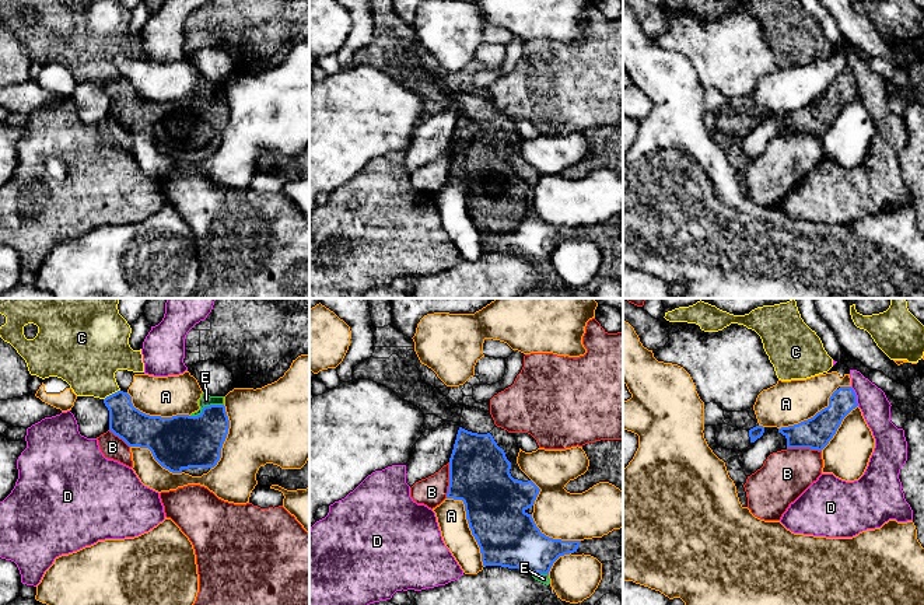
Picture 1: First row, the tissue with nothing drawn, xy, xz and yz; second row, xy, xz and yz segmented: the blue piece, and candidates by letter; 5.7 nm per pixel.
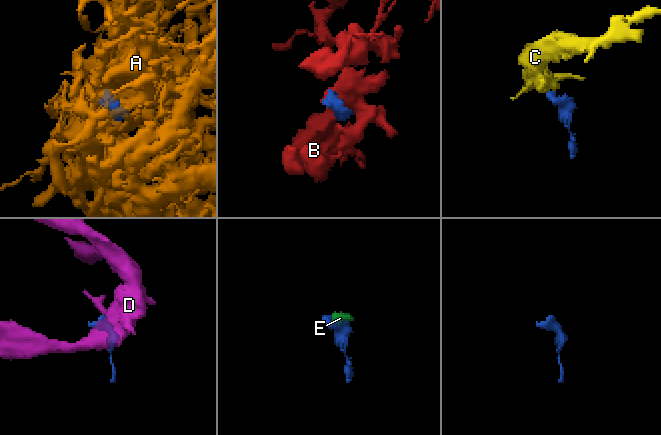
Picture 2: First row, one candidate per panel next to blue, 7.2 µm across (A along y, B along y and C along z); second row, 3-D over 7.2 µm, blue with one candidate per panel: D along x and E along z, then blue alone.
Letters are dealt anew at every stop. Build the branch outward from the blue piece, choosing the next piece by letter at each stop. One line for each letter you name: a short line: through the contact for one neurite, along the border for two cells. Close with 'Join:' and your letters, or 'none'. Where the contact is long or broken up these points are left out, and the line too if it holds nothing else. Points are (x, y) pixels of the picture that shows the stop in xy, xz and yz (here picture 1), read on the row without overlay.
Join: E

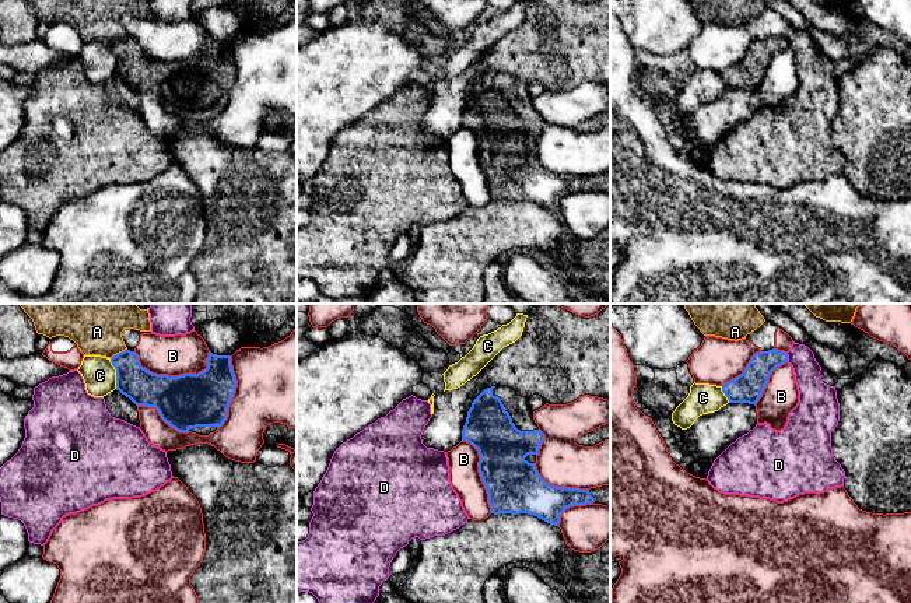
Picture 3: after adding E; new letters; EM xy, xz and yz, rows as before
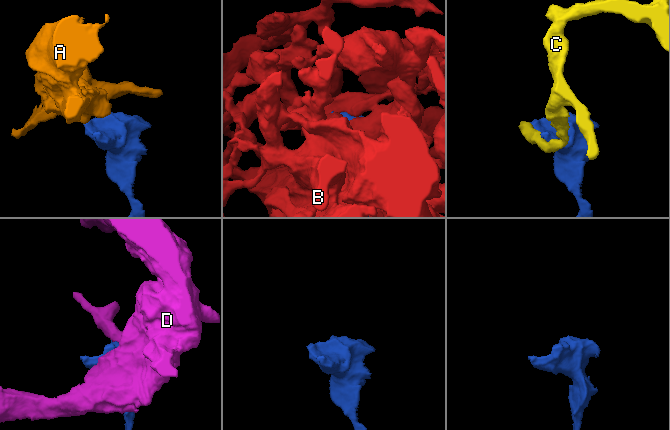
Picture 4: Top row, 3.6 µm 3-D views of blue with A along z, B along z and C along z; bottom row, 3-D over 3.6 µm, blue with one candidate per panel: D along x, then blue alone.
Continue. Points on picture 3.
Join: none

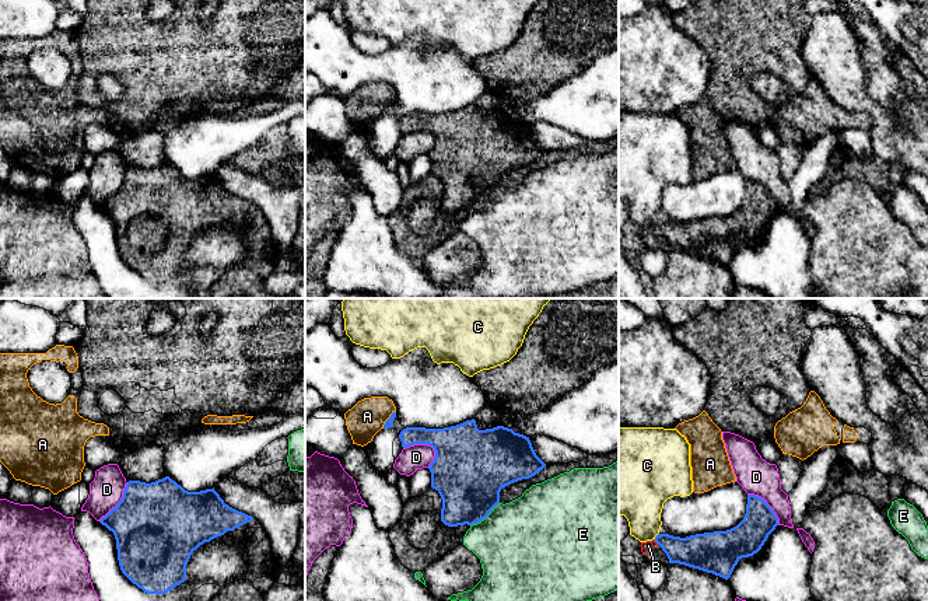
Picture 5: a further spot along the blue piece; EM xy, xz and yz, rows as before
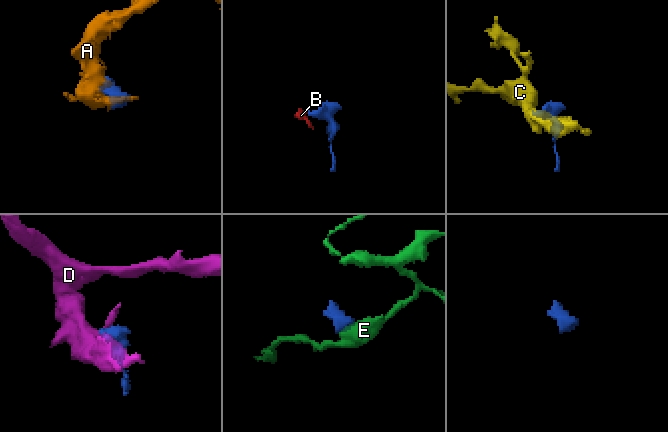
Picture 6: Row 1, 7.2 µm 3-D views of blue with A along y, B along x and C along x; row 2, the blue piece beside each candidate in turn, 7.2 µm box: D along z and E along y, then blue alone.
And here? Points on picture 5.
B: Line: yz (699, 237), (657, 229), (648, 231)
Join: B

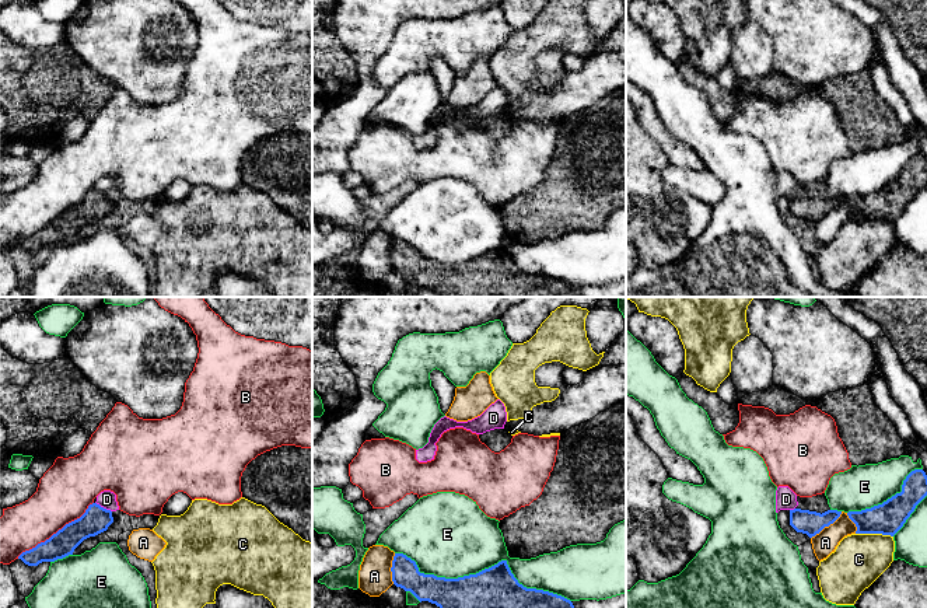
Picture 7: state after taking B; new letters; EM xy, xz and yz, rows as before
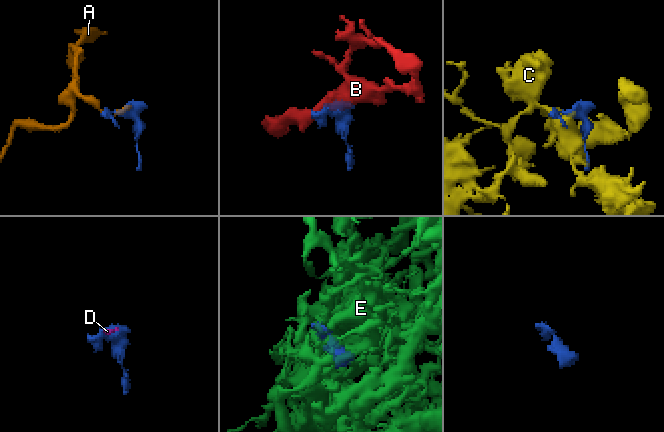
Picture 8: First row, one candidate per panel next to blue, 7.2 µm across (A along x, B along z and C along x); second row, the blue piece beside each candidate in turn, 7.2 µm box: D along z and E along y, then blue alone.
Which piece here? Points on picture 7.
Join: none

